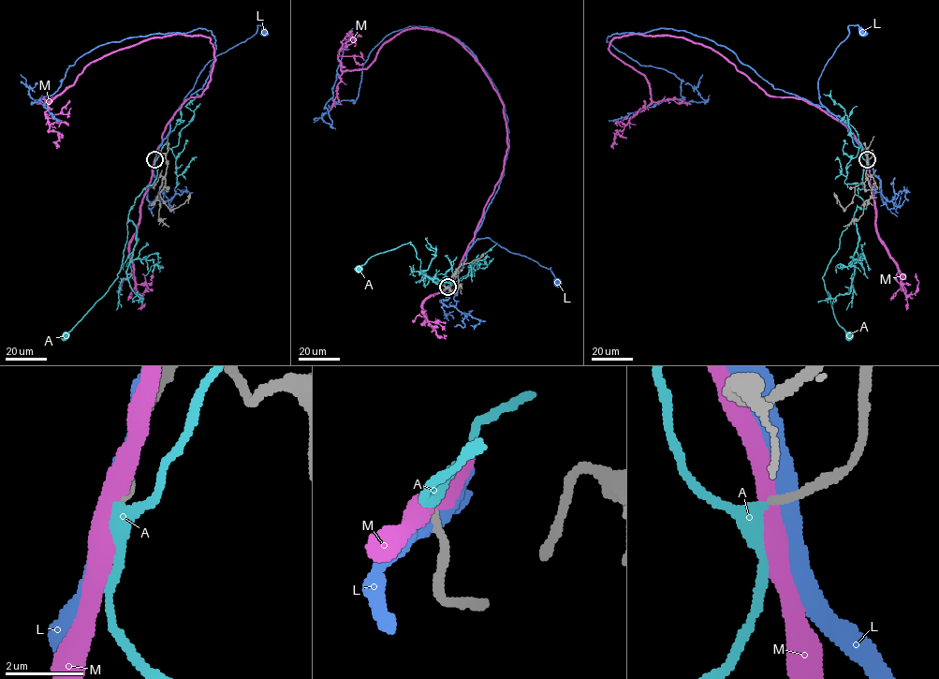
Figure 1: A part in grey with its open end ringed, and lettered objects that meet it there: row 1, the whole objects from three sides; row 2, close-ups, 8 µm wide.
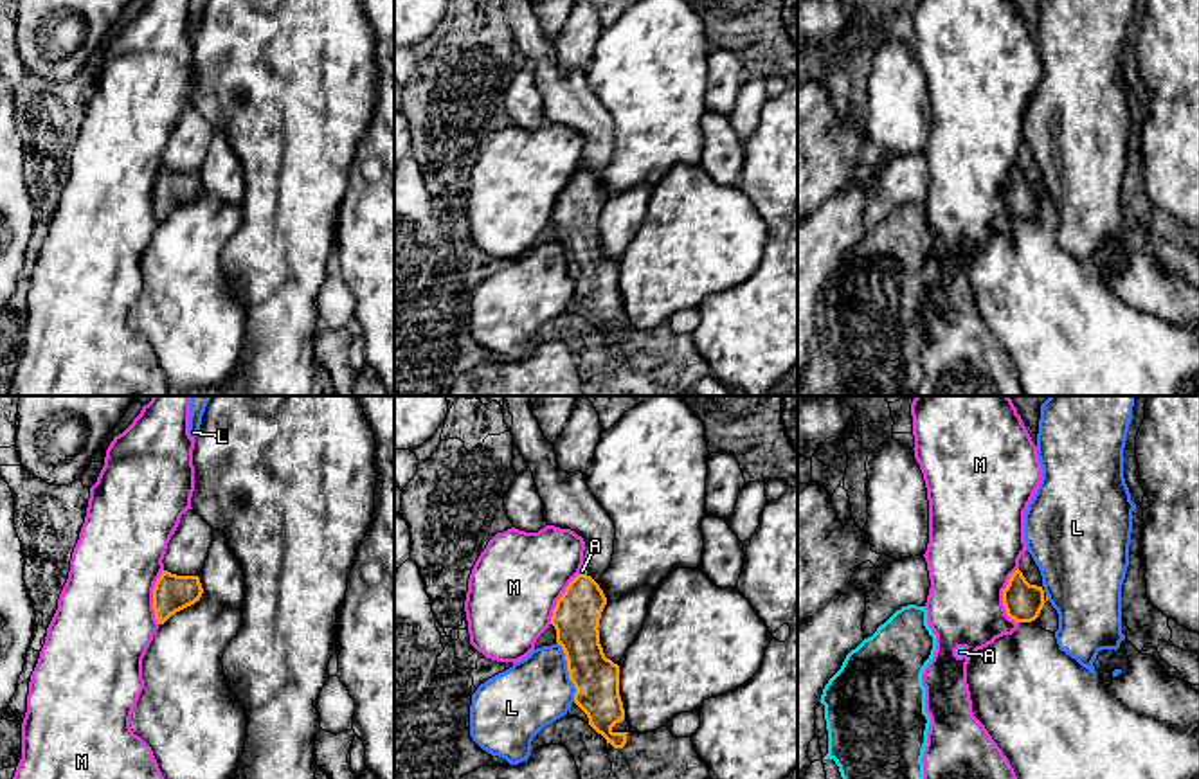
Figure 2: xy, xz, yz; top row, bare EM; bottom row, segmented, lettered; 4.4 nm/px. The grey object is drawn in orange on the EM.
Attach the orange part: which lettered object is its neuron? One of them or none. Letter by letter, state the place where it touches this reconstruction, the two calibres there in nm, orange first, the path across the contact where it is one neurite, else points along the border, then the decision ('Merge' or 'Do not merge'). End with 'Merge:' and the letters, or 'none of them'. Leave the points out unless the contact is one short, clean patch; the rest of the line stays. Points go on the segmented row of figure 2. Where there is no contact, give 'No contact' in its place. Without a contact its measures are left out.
A: Touches orange at xz (584, 574). Thickness 220 nm (orange) against 20 nm. Path across: xz (576, 616), (582, 603), (584, 574), (582, 571). Merge
L: Touches orange at xz (567, 670). Thickness 220 nm (orange) against 320 nm. Boundary: xz (557, 641), (564, 653), (567, 677), (575, 688), (575, 700). Do not merge
M: Touches orange at yz (1003, 596). Thickness 170 nm (orange) against 400 nm. Boundary: yz (1018, 567), (1003, 590), (1003, 608), (1016, 623). Do not merge
Merge: A

